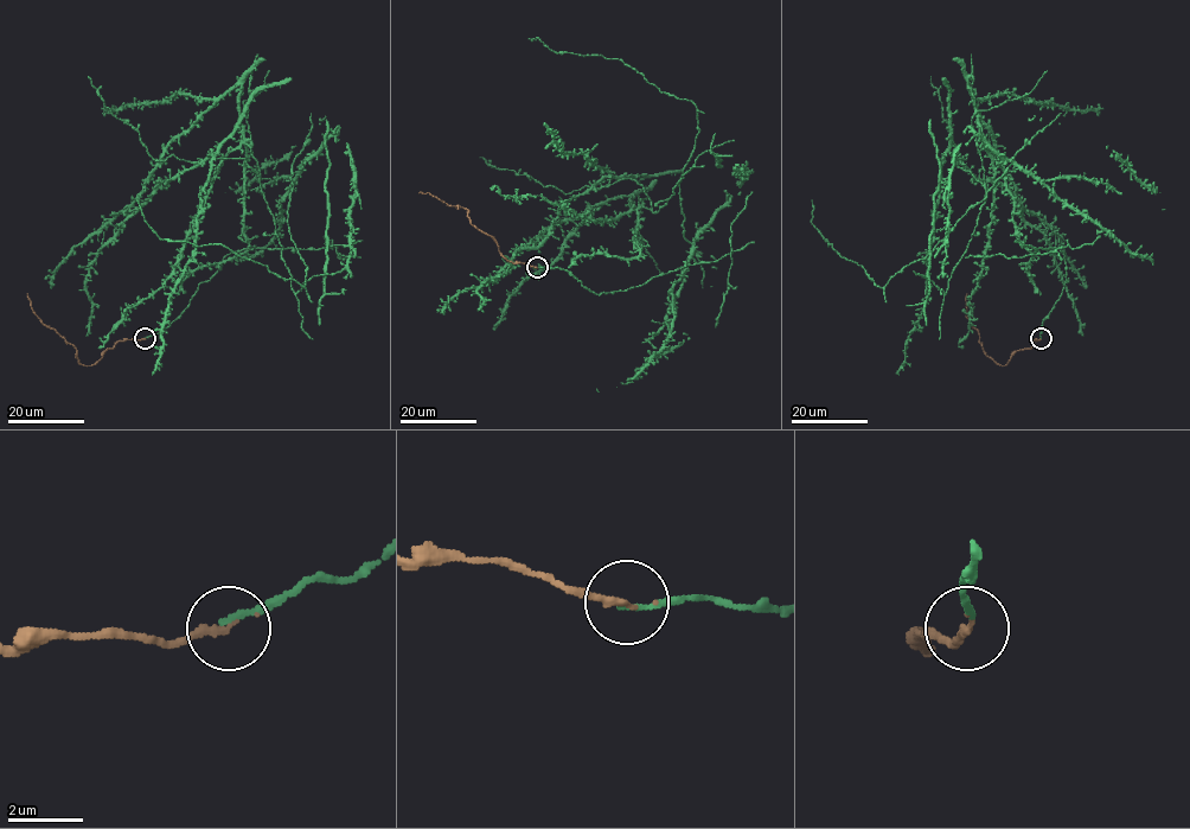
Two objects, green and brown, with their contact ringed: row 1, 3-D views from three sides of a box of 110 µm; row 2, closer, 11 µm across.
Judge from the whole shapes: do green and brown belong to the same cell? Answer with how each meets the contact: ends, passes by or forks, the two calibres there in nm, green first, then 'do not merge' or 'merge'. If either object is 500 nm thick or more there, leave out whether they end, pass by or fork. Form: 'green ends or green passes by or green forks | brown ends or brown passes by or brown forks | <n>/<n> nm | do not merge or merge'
green ends | brown ends | 160/200 nm | merge

